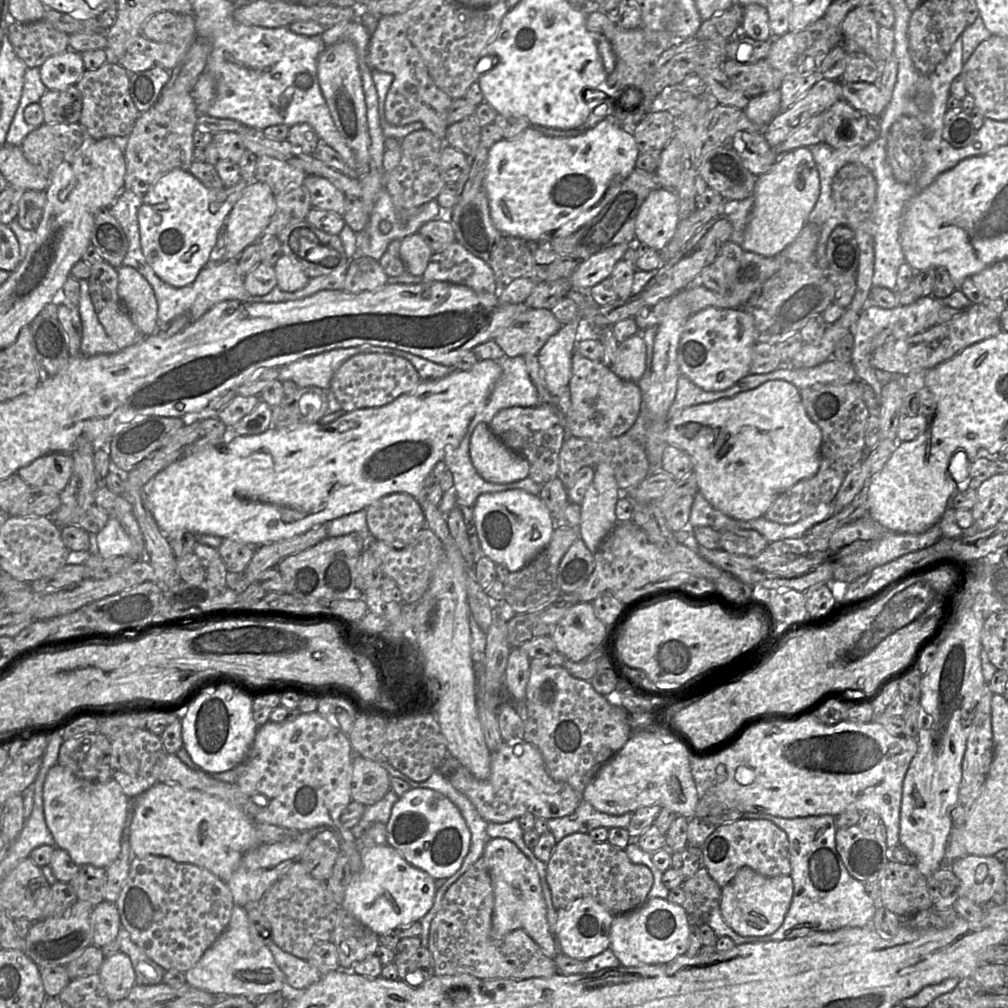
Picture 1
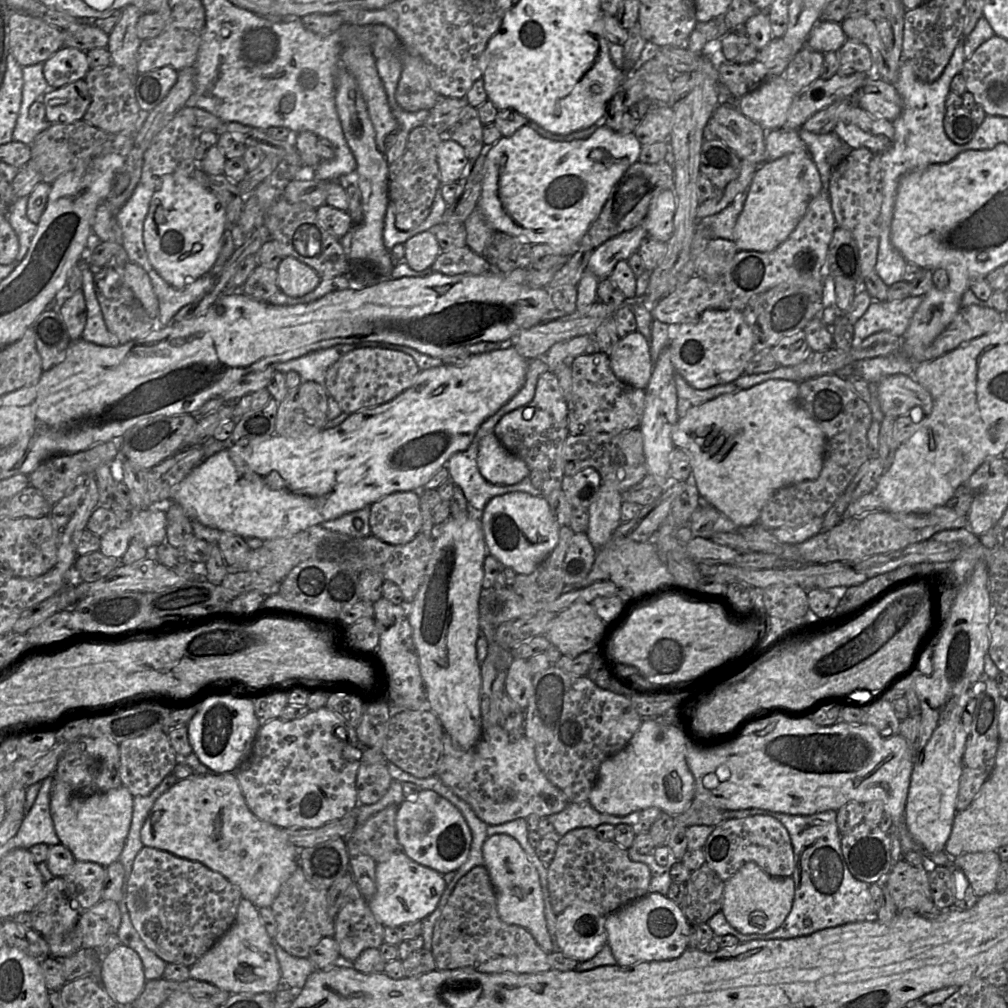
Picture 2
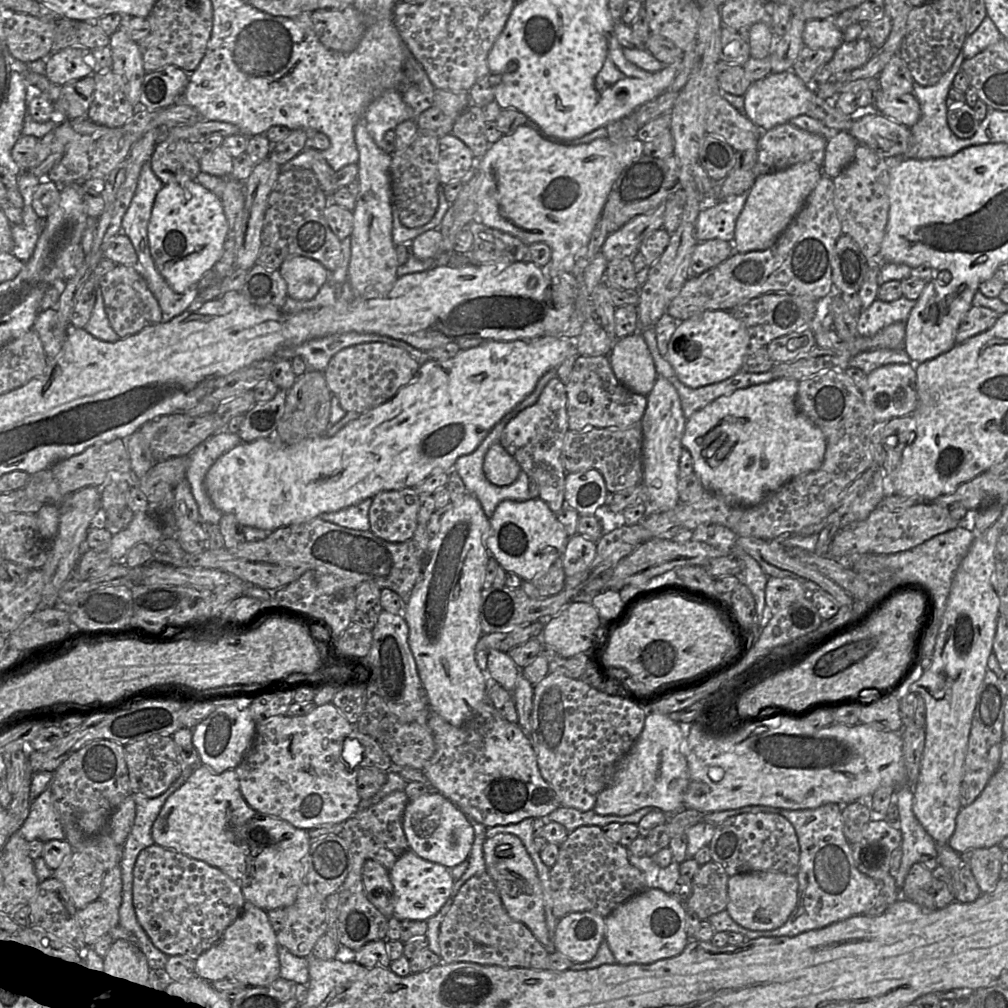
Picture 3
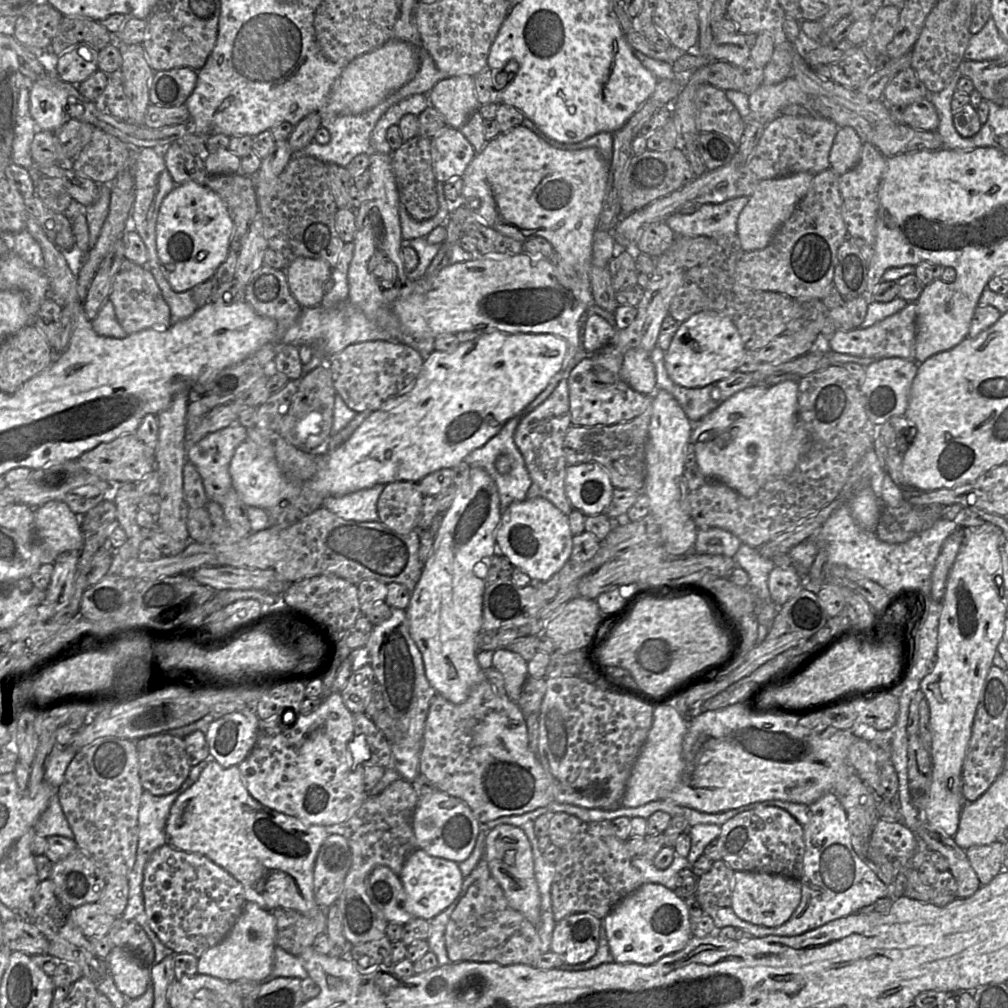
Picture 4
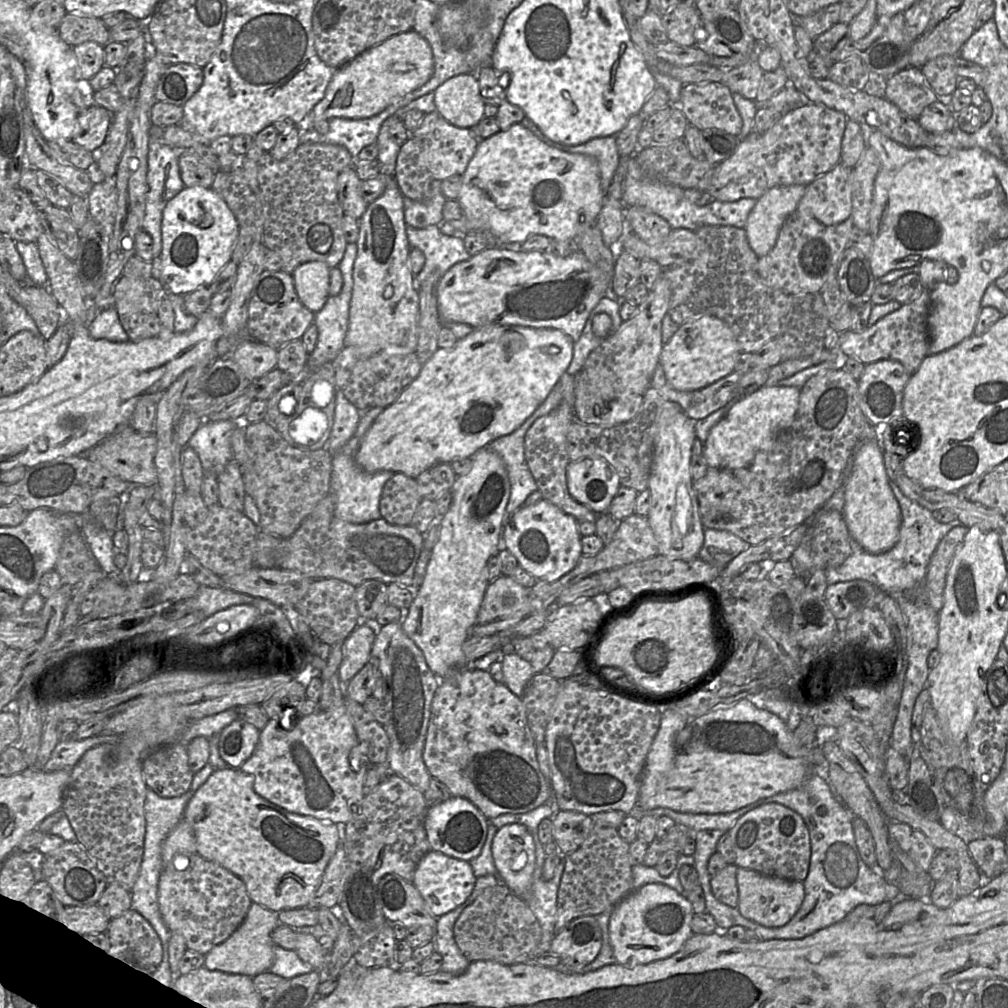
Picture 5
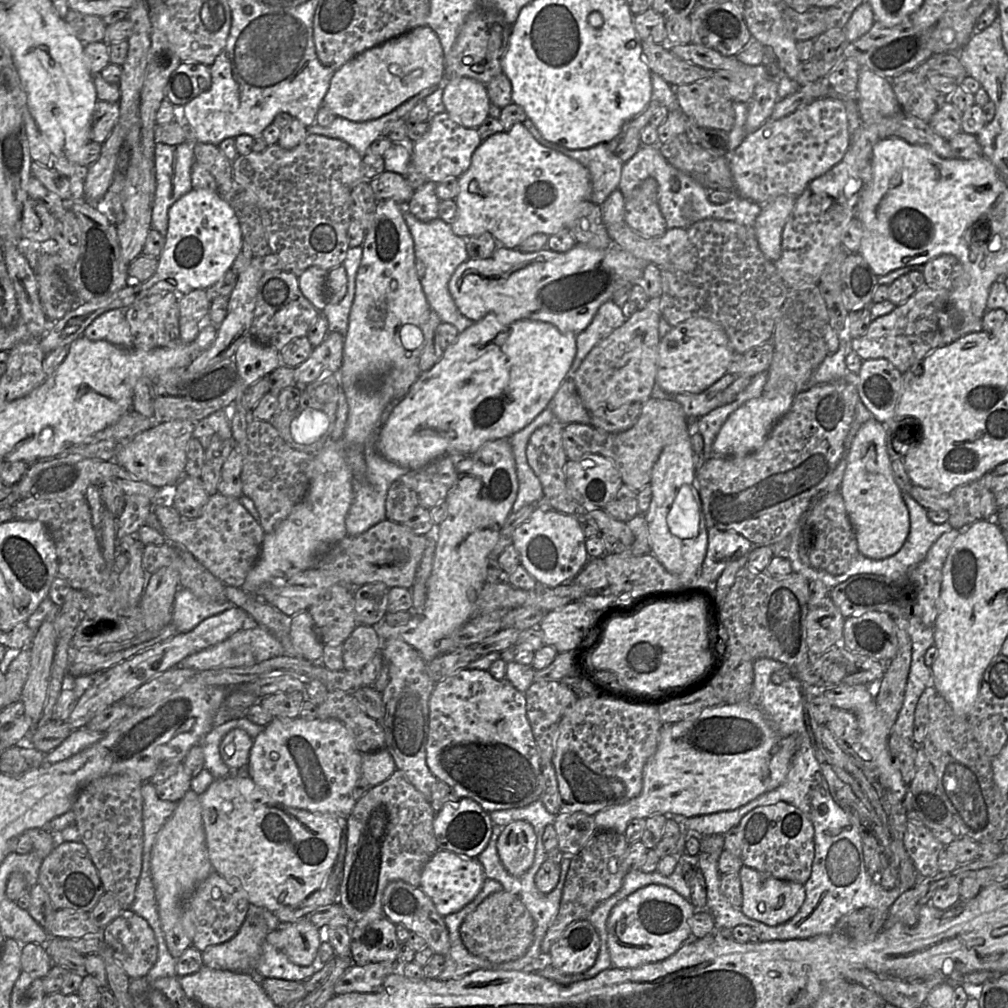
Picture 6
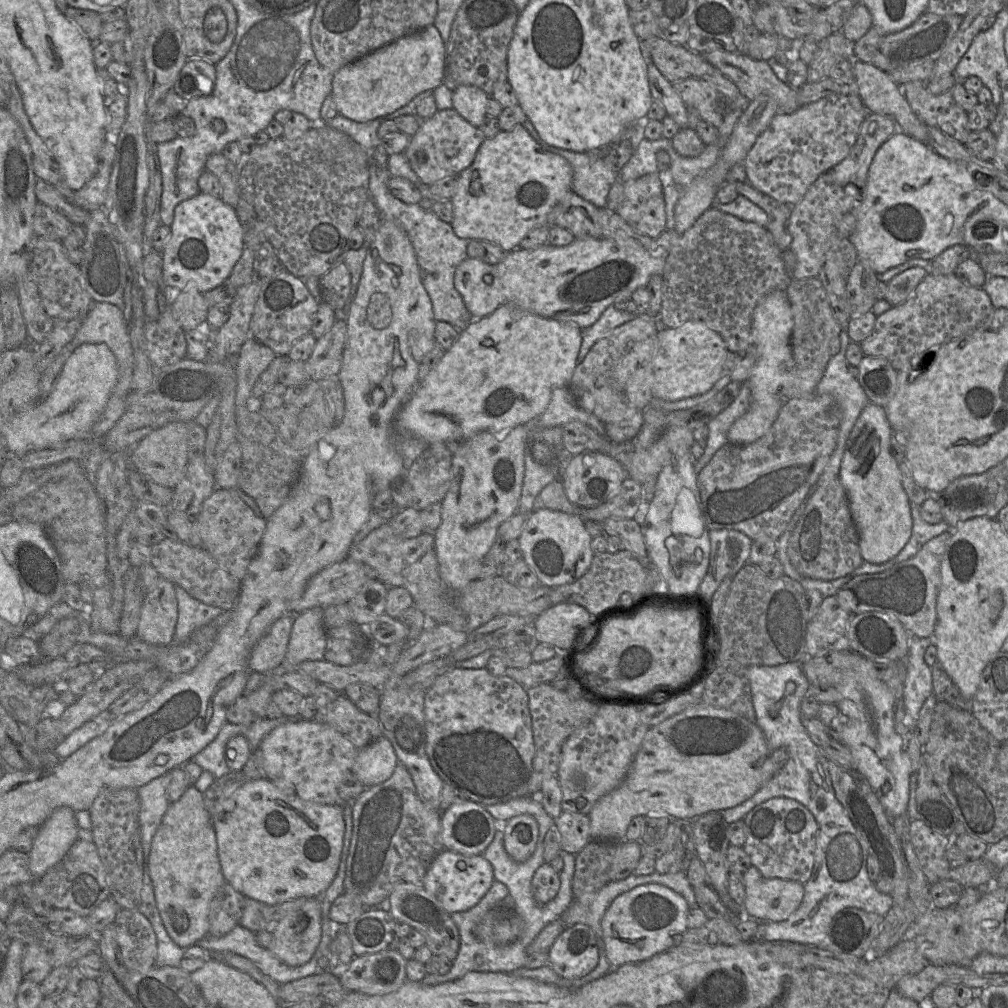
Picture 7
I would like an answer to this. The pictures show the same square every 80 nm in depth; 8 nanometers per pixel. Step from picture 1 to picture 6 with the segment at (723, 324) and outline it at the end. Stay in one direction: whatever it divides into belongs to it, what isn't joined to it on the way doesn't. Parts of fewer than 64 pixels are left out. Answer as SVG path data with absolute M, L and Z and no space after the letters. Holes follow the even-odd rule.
M702 317L681 322L660 339L655 383L668 393L701 393L727 373L733 353L718 323Z

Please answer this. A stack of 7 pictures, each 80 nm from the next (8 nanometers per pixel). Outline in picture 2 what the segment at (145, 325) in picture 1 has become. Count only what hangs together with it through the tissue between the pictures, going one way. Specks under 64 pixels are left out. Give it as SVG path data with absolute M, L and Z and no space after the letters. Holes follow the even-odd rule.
M128 261L124 266L124 278L129 288L139 300L148 316L158 316L158 299L146 271L139 265Z

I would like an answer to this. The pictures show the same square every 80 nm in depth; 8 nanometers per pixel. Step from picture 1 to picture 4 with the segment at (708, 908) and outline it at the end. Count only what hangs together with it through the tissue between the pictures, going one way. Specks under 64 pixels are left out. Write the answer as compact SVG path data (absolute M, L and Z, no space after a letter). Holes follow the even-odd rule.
M723 860L713 861L711 869L697 879L696 899L702 909L731 907L734 870Z

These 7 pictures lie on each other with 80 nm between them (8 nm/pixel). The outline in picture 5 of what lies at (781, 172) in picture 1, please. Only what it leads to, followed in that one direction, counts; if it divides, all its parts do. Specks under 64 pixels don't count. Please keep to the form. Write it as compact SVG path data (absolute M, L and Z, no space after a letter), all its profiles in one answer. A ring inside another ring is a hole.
M800 184L775 186L756 200L744 229L758 257L765 256L774 247L781 226L796 209L805 191L806 186Z

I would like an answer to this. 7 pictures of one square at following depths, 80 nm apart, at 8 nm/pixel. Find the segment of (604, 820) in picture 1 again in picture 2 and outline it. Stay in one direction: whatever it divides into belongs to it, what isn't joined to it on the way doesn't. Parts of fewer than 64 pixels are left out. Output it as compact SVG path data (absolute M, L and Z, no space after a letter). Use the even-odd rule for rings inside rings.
M588 801L568 803L559 813L548 816L556 833L562 837L576 828L591 827L596 829L601 824L627 824L633 826L640 818L641 811L632 812L626 816L613 816L595 810Z

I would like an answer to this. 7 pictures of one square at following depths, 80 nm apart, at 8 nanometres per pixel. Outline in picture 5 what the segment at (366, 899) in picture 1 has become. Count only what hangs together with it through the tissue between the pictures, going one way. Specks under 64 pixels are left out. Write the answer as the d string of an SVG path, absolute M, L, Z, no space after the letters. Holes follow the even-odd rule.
M430 850L417 864L412 884L422 896L430 913L439 918L466 901L473 891L476 879L469 861Z

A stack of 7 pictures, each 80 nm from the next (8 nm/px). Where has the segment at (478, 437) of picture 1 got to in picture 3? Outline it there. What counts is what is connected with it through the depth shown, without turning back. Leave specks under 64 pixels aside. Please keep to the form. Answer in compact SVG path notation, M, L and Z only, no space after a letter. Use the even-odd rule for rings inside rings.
M499 443L488 449L483 462L483 472L489 482L496 486L508 486L518 477L521 467Z

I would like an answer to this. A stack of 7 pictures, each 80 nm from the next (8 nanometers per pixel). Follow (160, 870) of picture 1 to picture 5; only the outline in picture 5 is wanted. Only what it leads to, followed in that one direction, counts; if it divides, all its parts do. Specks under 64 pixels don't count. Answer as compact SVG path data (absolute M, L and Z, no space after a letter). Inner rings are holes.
M198 854L176 856L159 876L158 906L163 922L171 932L182 935L187 950L201 955L206 955L235 932L251 904L239 878Z

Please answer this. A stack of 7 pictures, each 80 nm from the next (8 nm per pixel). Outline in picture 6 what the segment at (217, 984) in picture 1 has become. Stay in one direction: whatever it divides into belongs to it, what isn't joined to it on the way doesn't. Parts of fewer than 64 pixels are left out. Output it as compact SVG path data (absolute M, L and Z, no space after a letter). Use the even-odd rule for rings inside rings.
M248 909L248 914L242 926L240 927L239 931L234 937L232 937L230 940L228 940L223 944L209 946L203 951L202 953L203 966L216 970L227 970L232 972L253 974L256 970L256 966L258 964L261 955L262 945L264 942L266 942L265 938L268 932L270 931L268 931L267 925L263 920L263 918L260 917L259 915L249 914L249 909Z

